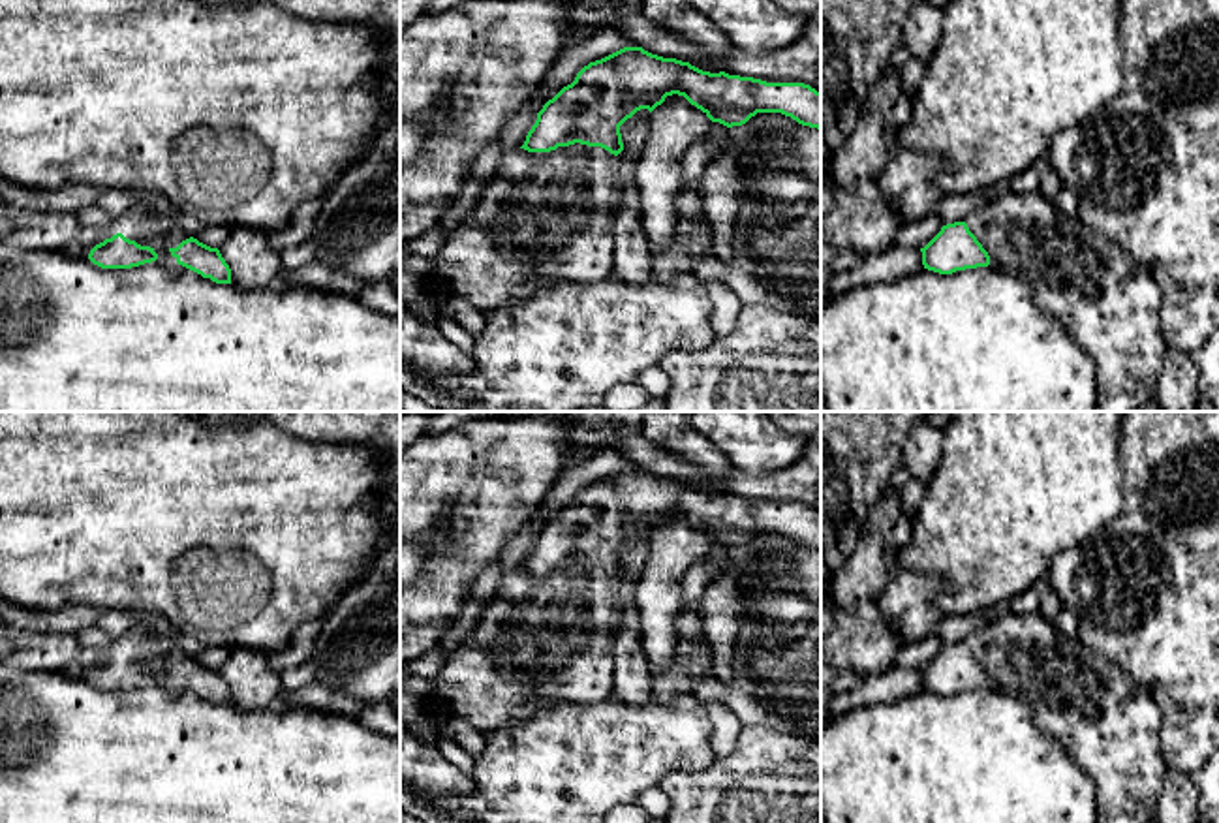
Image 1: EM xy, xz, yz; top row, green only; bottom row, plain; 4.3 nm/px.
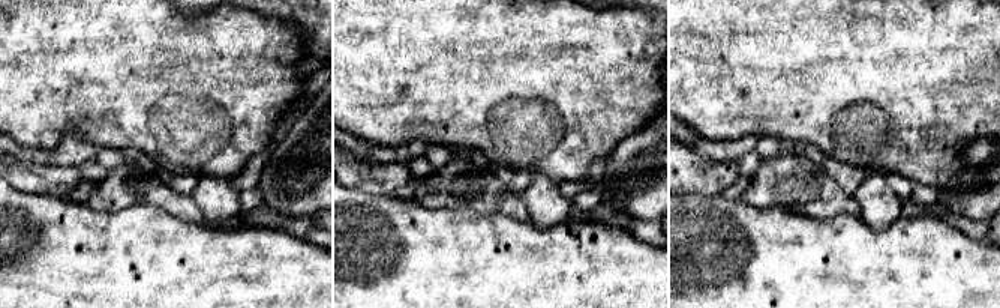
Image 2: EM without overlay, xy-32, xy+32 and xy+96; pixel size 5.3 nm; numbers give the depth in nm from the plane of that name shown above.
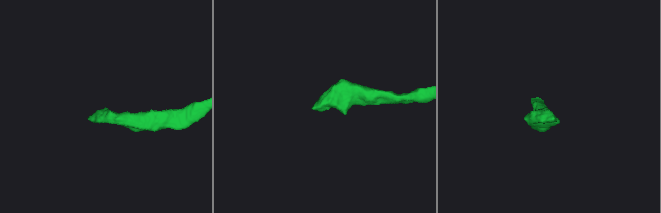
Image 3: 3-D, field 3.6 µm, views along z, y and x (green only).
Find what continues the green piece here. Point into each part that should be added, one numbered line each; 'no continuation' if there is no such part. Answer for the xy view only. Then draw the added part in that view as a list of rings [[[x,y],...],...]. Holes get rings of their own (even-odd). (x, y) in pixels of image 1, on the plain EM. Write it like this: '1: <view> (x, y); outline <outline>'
1: xy (143, 645); outline [[[141,620],[133,629],[116,639],[116,648],[111,654],[100,656],[100,663],[116,654],[141,667],[150,667],[163,684],[177,684],[169,671],[192,658],[192,646],[184,639],[160,637],[147,620]]]

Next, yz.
1: yz (1105, 720); outline [[[1009,605],[990,613],[965,644],[990,676],[990,686],[1022,701],[1035,720],[1063,746],[1063,750],[1095,780],[1095,823],[1150,823],[1157,815],[1159,797],[1168,765],[1163,759],[1159,731],[1163,712],[1153,695],[1101,652],[1078,637],[1063,635],[1044,614],[1016,614]]]

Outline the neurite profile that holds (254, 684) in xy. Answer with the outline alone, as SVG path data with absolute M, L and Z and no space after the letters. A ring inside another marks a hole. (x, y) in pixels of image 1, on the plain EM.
M244 646L229 648L218 671L231 690L233 707L261 710L280 705L284 686L280 673L269 665L265 652Z

